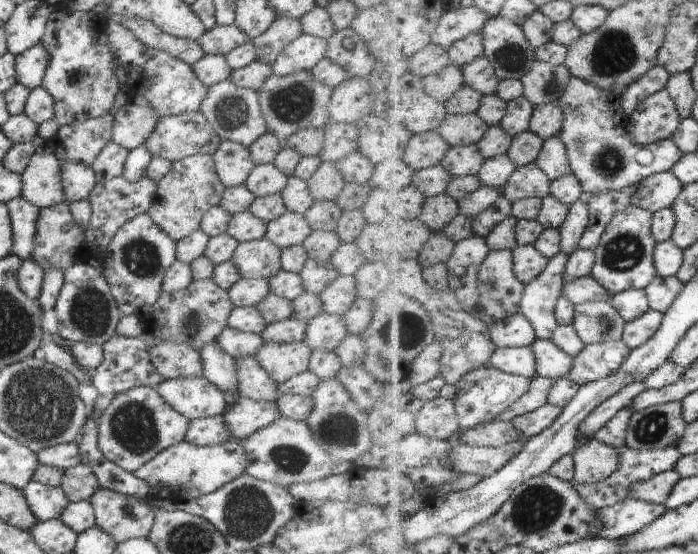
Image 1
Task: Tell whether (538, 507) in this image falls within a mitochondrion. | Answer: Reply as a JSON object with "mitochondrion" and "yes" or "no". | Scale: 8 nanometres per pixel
{"mitochondrion":"yes"}

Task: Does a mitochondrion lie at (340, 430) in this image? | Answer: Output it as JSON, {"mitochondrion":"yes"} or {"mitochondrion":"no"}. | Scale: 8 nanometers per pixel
{"mitochondrion":"yes"}

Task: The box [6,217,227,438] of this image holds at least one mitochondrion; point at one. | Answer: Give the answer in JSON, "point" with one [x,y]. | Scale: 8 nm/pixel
{"point":[90,312]}

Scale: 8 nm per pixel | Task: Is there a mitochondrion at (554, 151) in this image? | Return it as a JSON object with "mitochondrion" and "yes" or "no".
{"mitochondrion":"no"}

